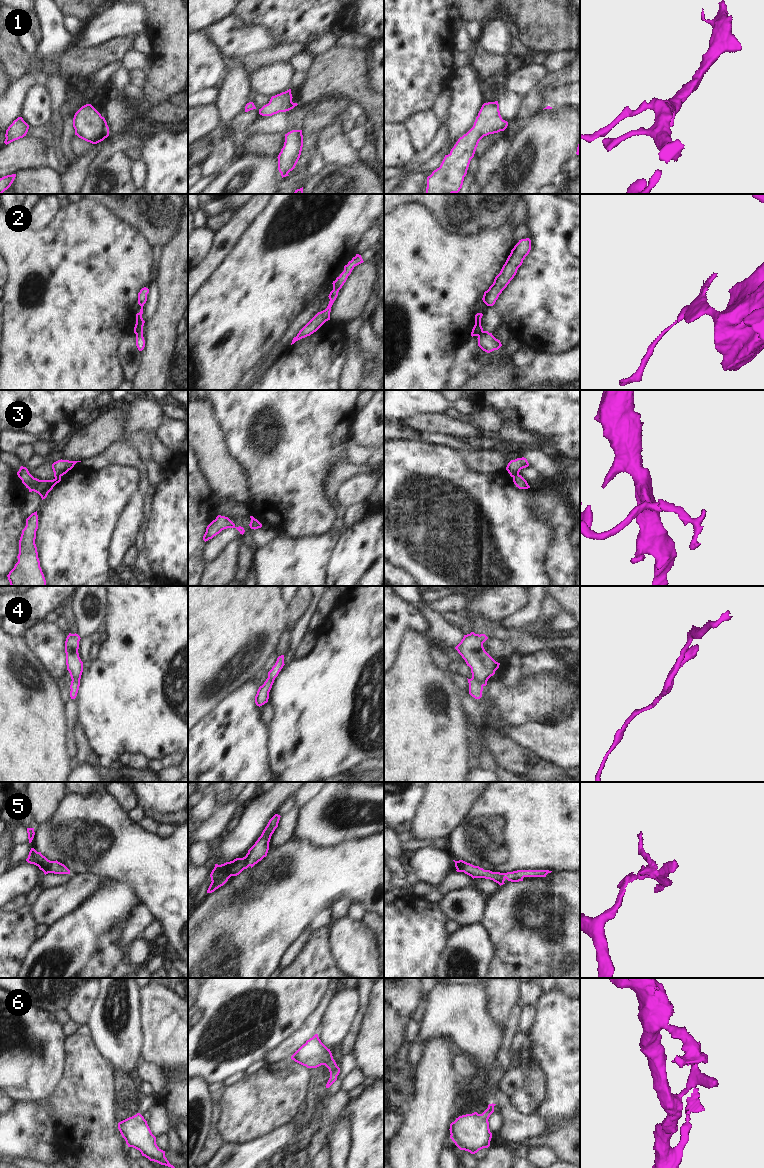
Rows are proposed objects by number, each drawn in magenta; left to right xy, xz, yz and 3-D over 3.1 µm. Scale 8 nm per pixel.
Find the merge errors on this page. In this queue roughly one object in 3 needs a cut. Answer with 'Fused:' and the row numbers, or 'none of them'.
Fused: 2, 3, 4

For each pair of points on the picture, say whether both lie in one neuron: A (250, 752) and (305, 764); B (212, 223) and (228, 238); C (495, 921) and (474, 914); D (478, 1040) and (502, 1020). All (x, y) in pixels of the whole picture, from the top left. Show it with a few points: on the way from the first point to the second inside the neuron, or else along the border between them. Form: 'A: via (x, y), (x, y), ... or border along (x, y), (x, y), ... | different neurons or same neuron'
A: border along (267, 732), (267, 758), (268, 767), (271, 771) | different neurons
B: border along (234, 211), (232, 216), (215, 232) | different neurons
C: border along (485, 898), (485, 912), (480, 923) | different neurons
D: border along (487, 1004), (488, 1016), (493, 1024), (504, 1033) | different neurons

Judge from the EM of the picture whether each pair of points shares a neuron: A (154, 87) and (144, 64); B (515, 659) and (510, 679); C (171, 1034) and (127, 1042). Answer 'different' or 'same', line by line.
A: different
B: same
C: different

